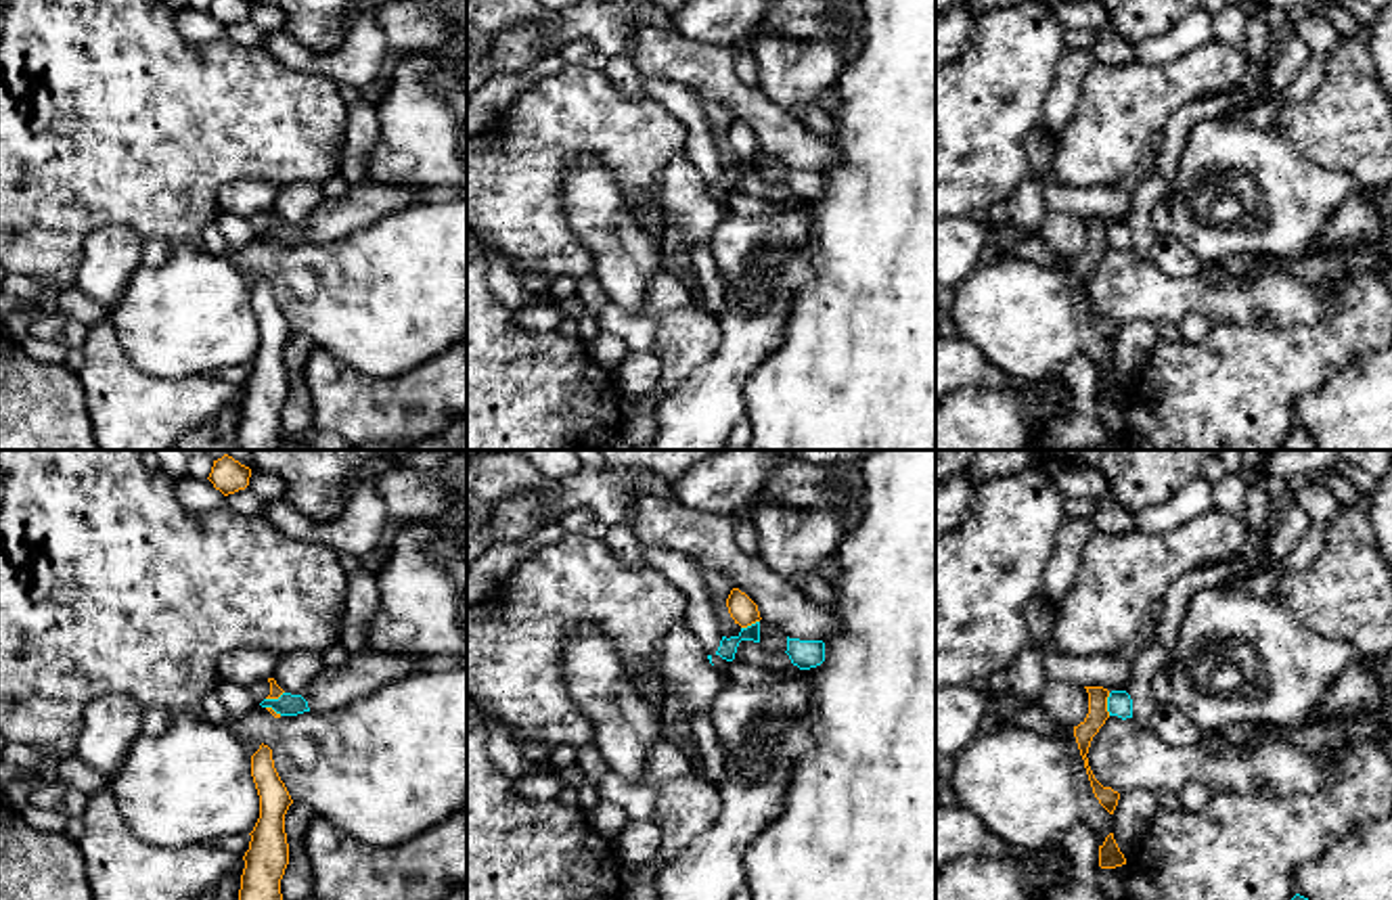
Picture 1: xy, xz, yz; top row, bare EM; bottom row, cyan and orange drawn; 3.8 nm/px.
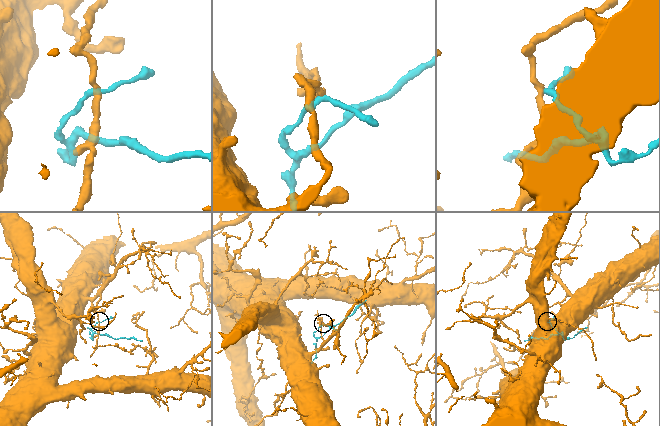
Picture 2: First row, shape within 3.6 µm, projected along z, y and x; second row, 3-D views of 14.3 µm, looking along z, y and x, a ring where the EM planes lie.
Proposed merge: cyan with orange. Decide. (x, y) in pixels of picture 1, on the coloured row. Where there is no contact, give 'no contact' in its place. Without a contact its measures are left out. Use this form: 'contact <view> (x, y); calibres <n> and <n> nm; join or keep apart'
contact yz (1108, 704); calibres 100 and 80 nm; keep apart

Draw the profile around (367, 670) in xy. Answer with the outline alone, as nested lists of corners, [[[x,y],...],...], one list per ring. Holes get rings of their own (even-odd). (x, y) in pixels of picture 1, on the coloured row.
[[[366,647],[350,653],[343,666],[324,668],[301,697],[308,701],[310,714],[329,714],[389,682],[423,672],[421,657],[412,653],[381,653]]]

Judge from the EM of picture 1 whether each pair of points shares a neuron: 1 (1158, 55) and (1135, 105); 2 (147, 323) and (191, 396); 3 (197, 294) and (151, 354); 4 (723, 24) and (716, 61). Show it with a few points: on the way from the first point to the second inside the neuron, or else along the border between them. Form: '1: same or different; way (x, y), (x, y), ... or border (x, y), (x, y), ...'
1: different; border (1200, 44), (1162, 63), (1141, 63), (1137, 59)
2: different; border (130, 363), (160, 377), (214, 375)
3: same; way (193, 308), (162, 340)
4: different; border (675, 30), (689, 40), (729, 49)

